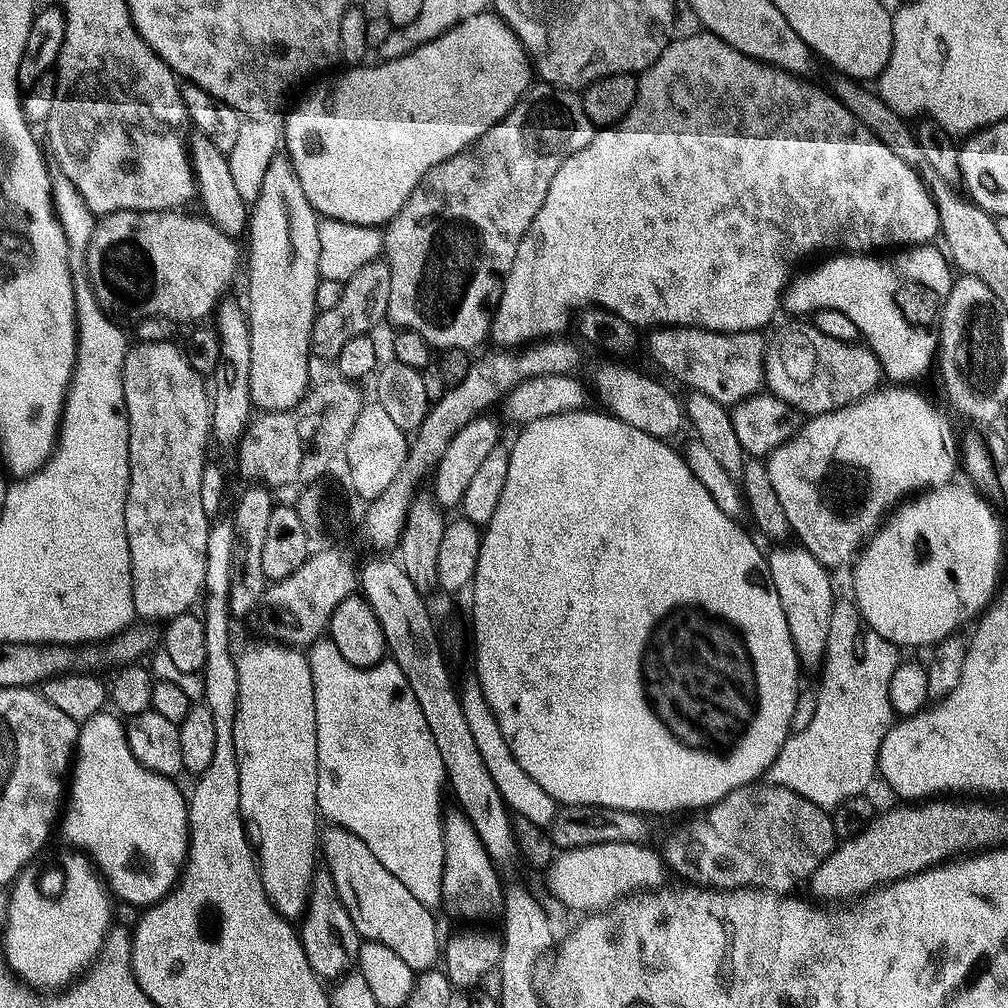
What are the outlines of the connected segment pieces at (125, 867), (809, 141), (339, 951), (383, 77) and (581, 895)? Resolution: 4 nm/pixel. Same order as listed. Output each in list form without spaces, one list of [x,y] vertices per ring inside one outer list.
[[[105,710],[94,714],[79,725],[76,734],[76,751],[70,765],[70,787],[66,792],[66,807],[63,809],[62,819],[58,824],[58,832],[64,835],[64,840],[70,847],[77,848],[80,851],[77,853],[84,854],[84,851],[88,851],[86,853],[87,859],[98,869],[104,883],[108,885],[117,901],[125,904],[151,906],[159,902],[165,894],[176,887],[180,873],[184,870],[184,862],[188,858],[188,805],[185,793],[180,793],[180,788],[176,783],[175,779],[150,771],[146,766],[142,766],[142,762],[138,762],[138,758],[134,758],[134,754],[128,745],[125,721],[119,715]]]
[[[700,30],[697,33],[697,36],[684,36],[665,44],[657,60],[639,77],[636,100],[628,115],[618,124],[593,131],[590,142],[582,146],[582,150],[570,154],[566,162],[558,166],[558,174],[550,178],[550,190],[535,209],[526,234],[520,237],[520,245],[512,253],[512,265],[504,278],[500,305],[491,321],[490,336],[493,341],[497,340],[497,345],[515,349],[545,338],[559,337],[571,320],[573,323],[572,308],[584,310],[589,306],[613,312],[636,330],[702,328],[718,333],[760,330],[763,324],[771,322],[776,308],[778,312],[782,293],[794,276],[792,267],[812,251],[828,254],[840,249],[848,254],[868,254],[873,250],[891,249],[888,248],[891,244],[915,246],[937,239],[940,232],[938,210],[915,168],[902,162],[890,146],[882,146],[875,135],[864,130],[856,132],[857,125],[839,100],[808,84],[800,84],[804,82],[771,64],[761,64],[743,56],[713,32]]]
[[[326,870],[312,873],[312,890],[298,924],[298,935],[306,954],[306,962],[310,962],[310,970],[324,982],[335,982],[341,976],[347,976],[353,967],[354,957],[360,953],[362,937],[354,922],[350,922],[350,914],[346,914],[346,908],[342,906],[334,890],[334,882]]]
[[[488,10],[466,18],[454,25],[448,32],[441,34],[436,40],[427,41],[402,57],[375,63],[372,65],[369,63],[367,66],[348,66],[343,69],[345,72],[324,78],[329,78],[329,80],[324,80],[321,84],[313,83],[311,85],[313,88],[301,98],[300,105],[282,120],[282,144],[285,149],[288,147],[286,150],[287,160],[292,165],[298,182],[302,184],[302,191],[309,199],[310,206],[317,214],[329,221],[383,226],[382,224],[386,223],[392,215],[395,217],[399,213],[406,198],[414,190],[414,186],[418,186],[420,179],[431,168],[443,165],[443,160],[444,163],[451,161],[452,155],[456,152],[463,152],[465,148],[472,145],[481,134],[490,130],[490,126],[498,123],[516,105],[516,101],[521,99],[522,94],[527,93],[530,88],[530,83],[528,84],[528,72],[530,76],[528,53],[520,47],[520,40],[513,34],[511,28],[499,16]]]
[[[606,842],[561,851],[546,868],[548,888],[558,903],[573,908],[579,914],[602,912],[633,892],[659,890],[666,884],[666,865],[663,855],[648,847],[644,844]]]

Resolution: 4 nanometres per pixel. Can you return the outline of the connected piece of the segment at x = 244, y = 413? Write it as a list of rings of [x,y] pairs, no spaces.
[[[228,298],[217,305],[215,318],[214,330],[218,337],[219,356],[214,371],[210,375],[211,435],[214,442],[217,441],[224,448],[233,449],[249,425],[250,410],[252,411],[254,406],[249,394],[249,328],[243,307],[241,305],[239,307]]]

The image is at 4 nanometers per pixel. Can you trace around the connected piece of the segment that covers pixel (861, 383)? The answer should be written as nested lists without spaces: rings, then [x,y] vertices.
[[[812,326],[778,333],[764,352],[763,383],[767,391],[808,418],[859,403],[878,388],[879,380],[882,380],[880,363],[871,348],[836,341]]]

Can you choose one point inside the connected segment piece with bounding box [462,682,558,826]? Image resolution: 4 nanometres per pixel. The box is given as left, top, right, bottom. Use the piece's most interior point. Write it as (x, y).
(520, 793)

